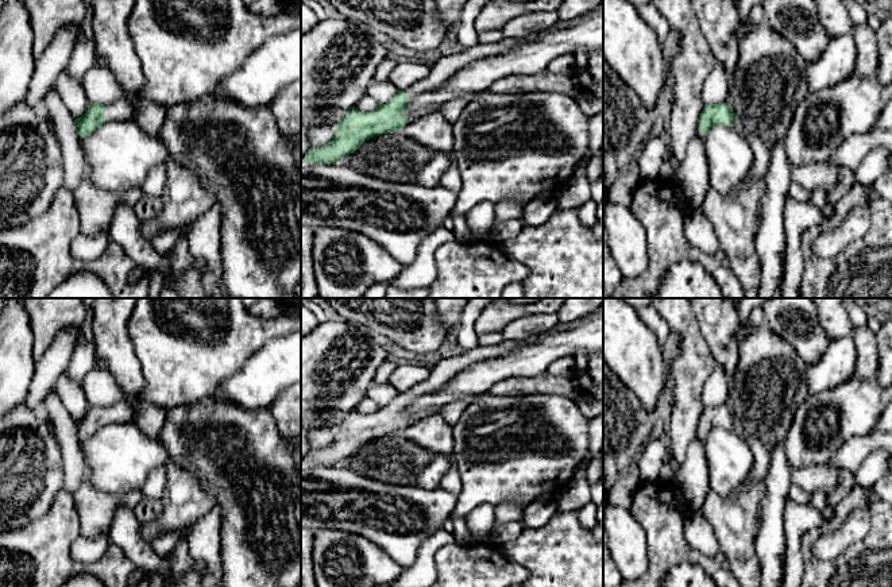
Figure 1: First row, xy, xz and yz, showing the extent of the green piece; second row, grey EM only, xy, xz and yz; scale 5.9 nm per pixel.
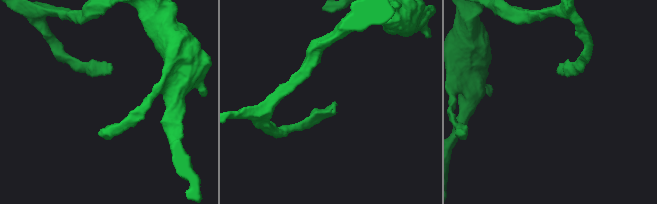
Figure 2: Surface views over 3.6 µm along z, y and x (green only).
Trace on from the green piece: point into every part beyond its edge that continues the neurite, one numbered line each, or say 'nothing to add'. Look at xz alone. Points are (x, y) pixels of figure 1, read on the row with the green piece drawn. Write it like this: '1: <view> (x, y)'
1: xz (444, 68)

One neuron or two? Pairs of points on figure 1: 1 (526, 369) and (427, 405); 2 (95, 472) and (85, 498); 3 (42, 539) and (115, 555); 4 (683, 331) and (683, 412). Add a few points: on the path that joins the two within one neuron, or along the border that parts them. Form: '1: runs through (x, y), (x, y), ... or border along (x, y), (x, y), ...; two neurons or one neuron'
1: runs through (502, 369), (486, 373), (451, 393); one neuron
2: border along (92, 489), (100, 493), (123, 495); two neurons
3: runs through (60, 556), (72, 568), (97, 568); one neuron
4: runs through (687, 351), (687, 392); one neuron

